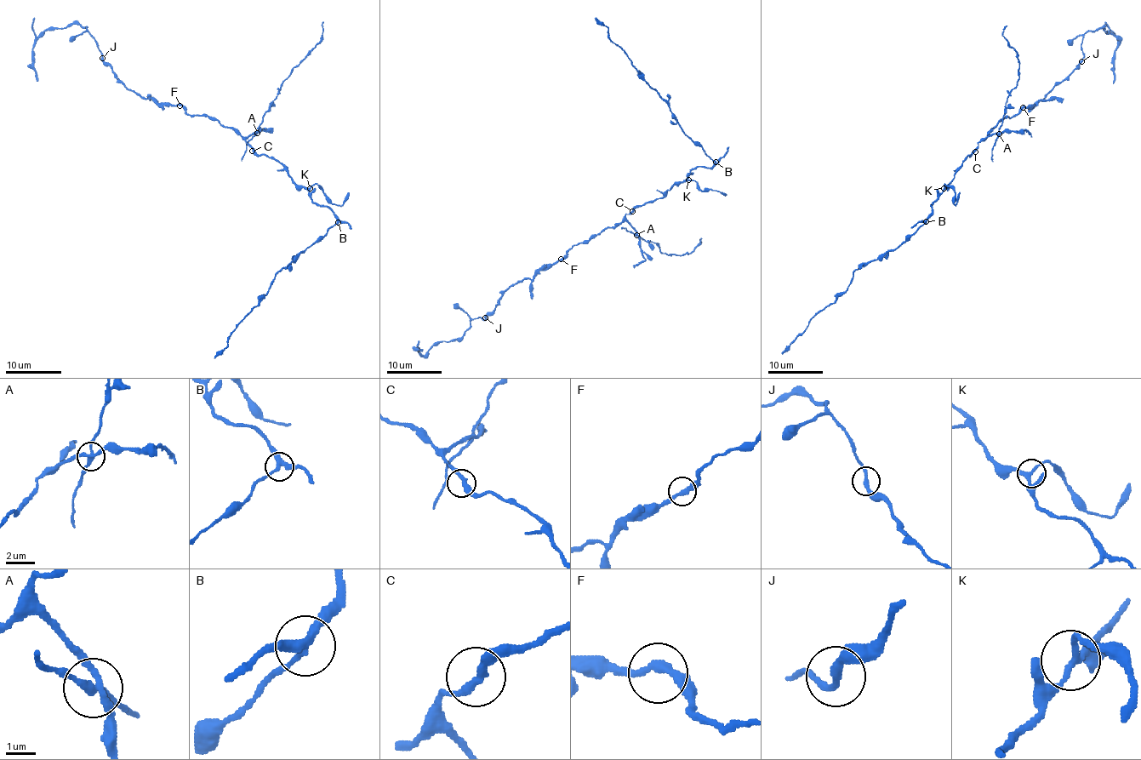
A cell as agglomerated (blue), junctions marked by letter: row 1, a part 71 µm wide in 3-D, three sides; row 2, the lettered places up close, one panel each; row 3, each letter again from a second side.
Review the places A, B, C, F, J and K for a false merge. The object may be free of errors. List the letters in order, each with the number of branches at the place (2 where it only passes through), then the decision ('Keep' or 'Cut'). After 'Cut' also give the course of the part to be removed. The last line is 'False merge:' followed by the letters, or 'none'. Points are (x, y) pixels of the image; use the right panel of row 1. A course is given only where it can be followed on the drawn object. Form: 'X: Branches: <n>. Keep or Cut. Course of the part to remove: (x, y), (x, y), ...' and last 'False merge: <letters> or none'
A: Branches: 4. Cut. Course of the part to remove: (998, 134), (1006, 98), (1018, 77), (1018, 53), (1002, 35), (1006, 25)
B: Branches: 3. Keep
C: Branches: 2. Keep
F: Branches: 2. Keep
J: Branches: 2. Keep
K: Branches: 3. Keep
False merge: A

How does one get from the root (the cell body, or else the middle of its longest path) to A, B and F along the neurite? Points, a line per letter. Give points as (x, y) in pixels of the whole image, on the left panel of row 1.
A: (253, 149), (245, 140), (256, 132)
B: (253, 149), (258, 155), (276, 159), (297, 184), (308, 191), (310, 198), (321, 207), (327, 207), (338, 222)
F: (253, 149), (231, 128), (223, 127), (208, 116), (189, 116), (179, 105)

